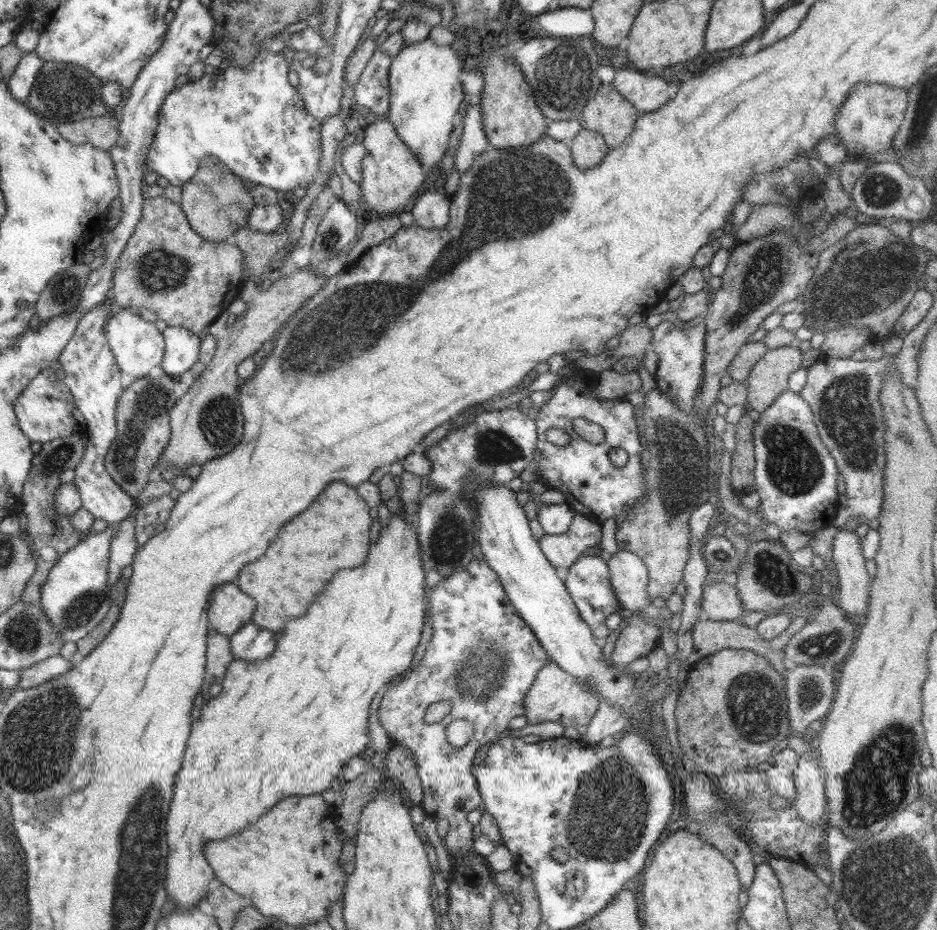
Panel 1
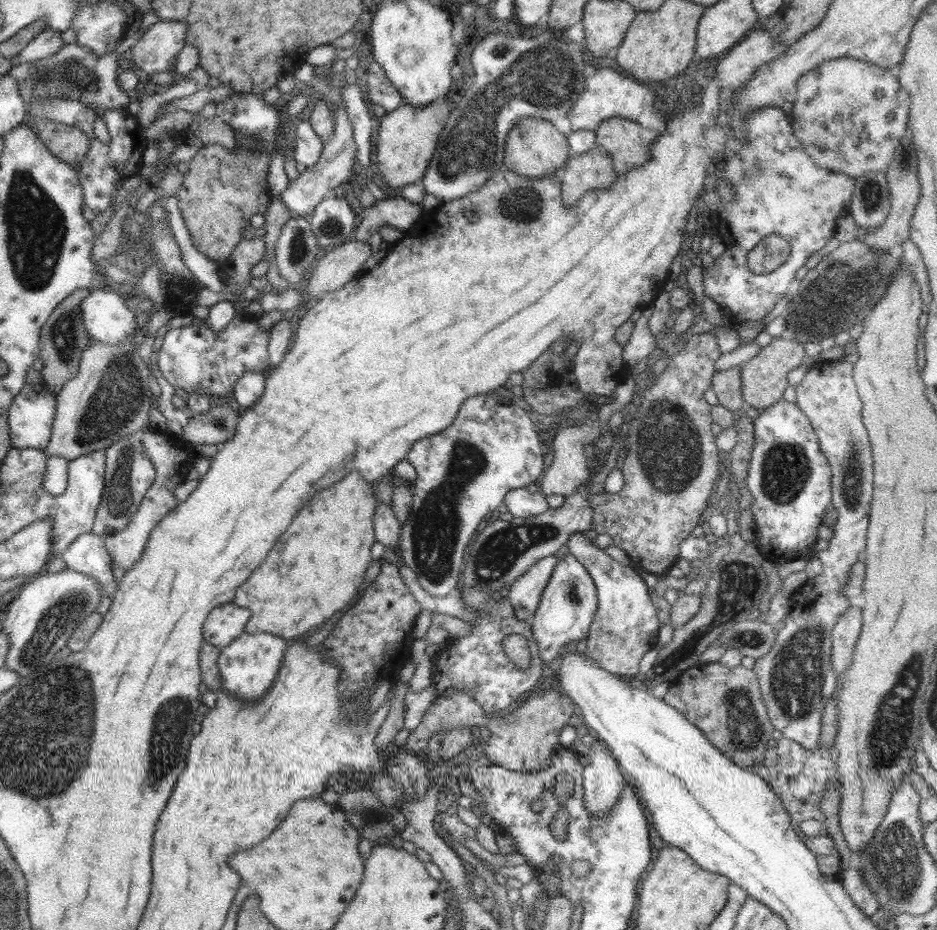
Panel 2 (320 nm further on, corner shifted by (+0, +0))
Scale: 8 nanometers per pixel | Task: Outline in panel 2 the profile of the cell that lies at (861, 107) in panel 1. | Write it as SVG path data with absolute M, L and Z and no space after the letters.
M850 57L833 58L810 70L796 82L797 95L788 115L797 142L814 164L856 179L867 172L886 172L895 150L908 131L911 98L888 70Z

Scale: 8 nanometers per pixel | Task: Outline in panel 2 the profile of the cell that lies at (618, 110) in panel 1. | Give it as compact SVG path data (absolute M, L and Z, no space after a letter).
M621 116L602 121L595 133L597 145L610 153L618 178L625 178L631 166L645 165L651 144L660 135L655 129L644 128Z

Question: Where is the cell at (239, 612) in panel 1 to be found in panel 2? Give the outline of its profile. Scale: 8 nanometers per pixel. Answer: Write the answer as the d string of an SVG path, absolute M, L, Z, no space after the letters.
M233 602L213 608L203 624L203 640L217 646L220 649L223 649L245 631L245 626L248 620L250 620L250 615L250 610L240 608Z

